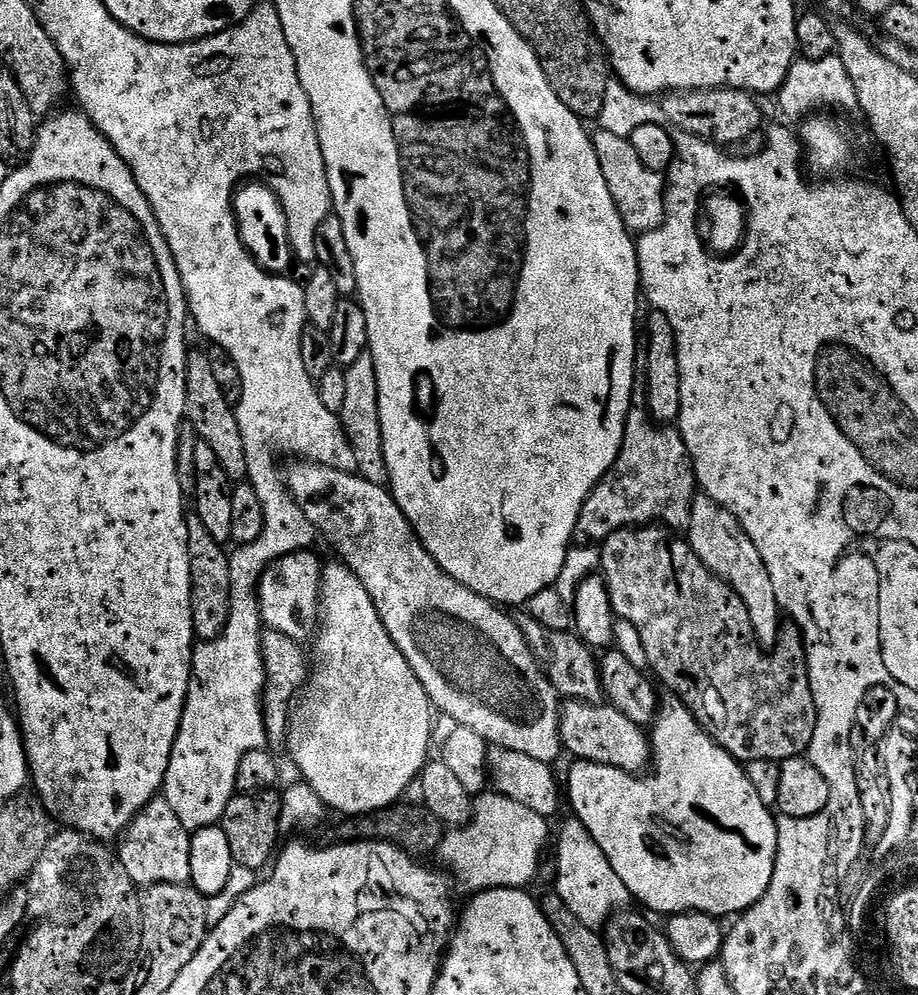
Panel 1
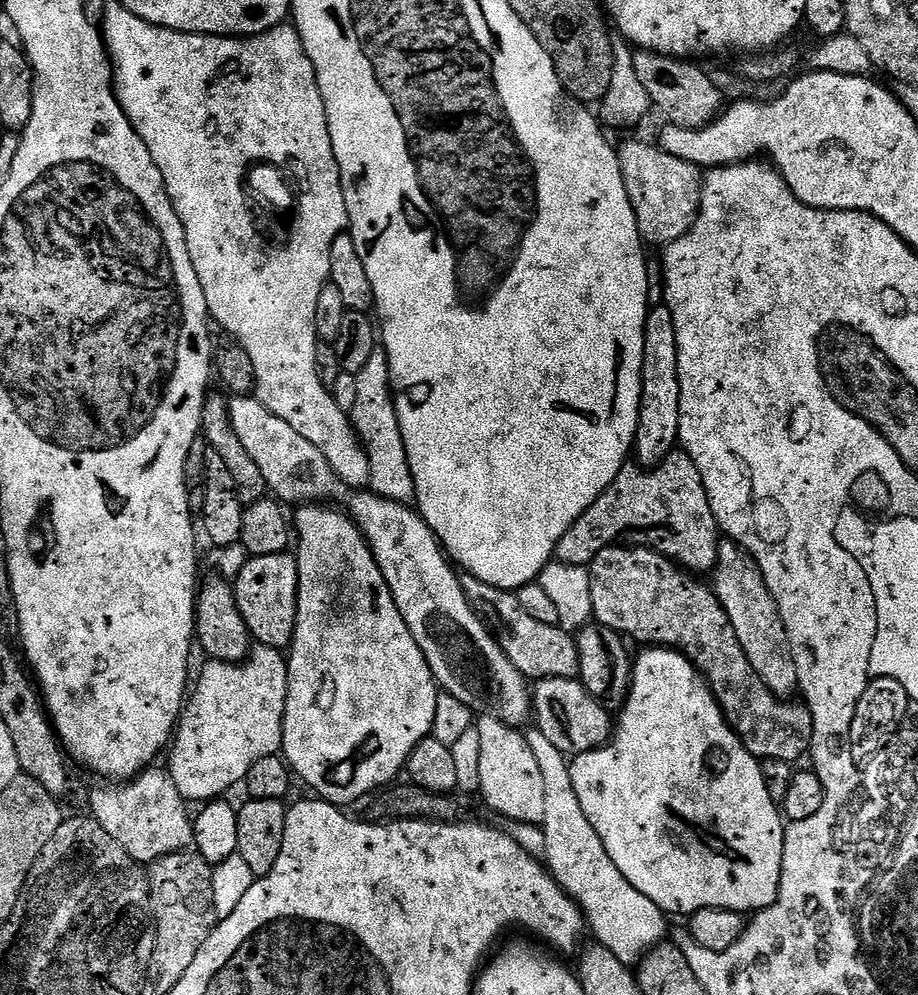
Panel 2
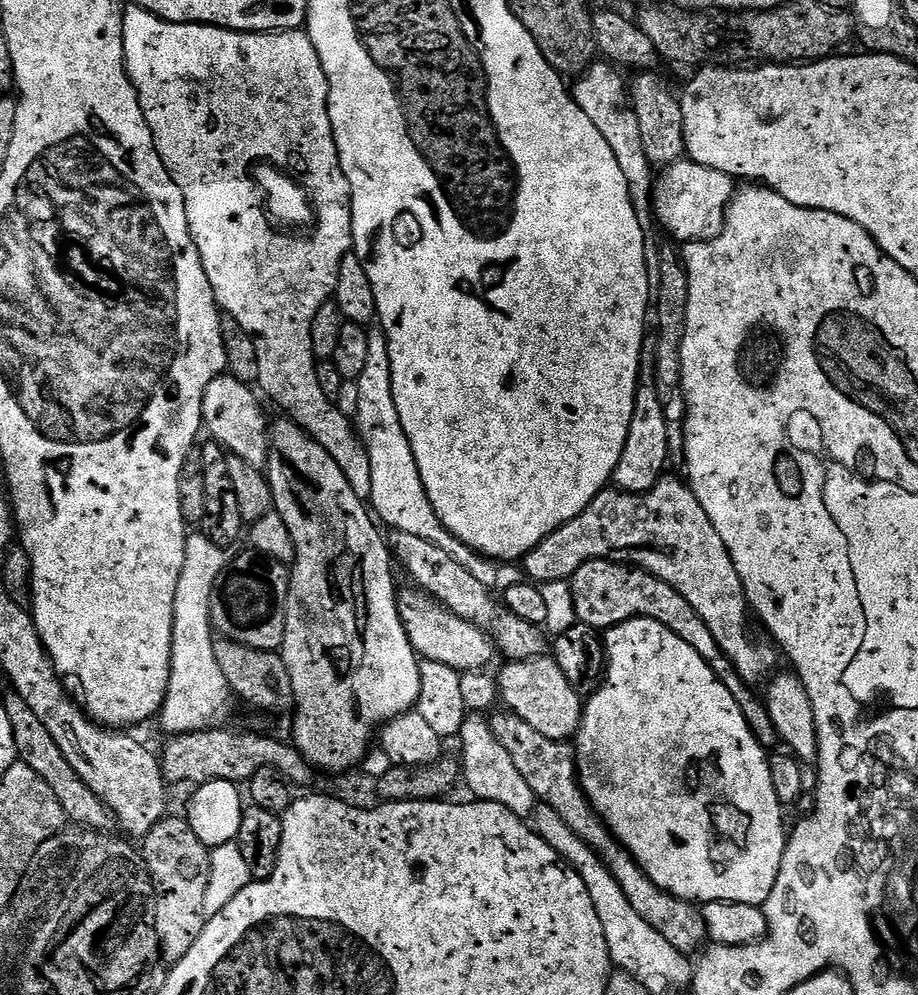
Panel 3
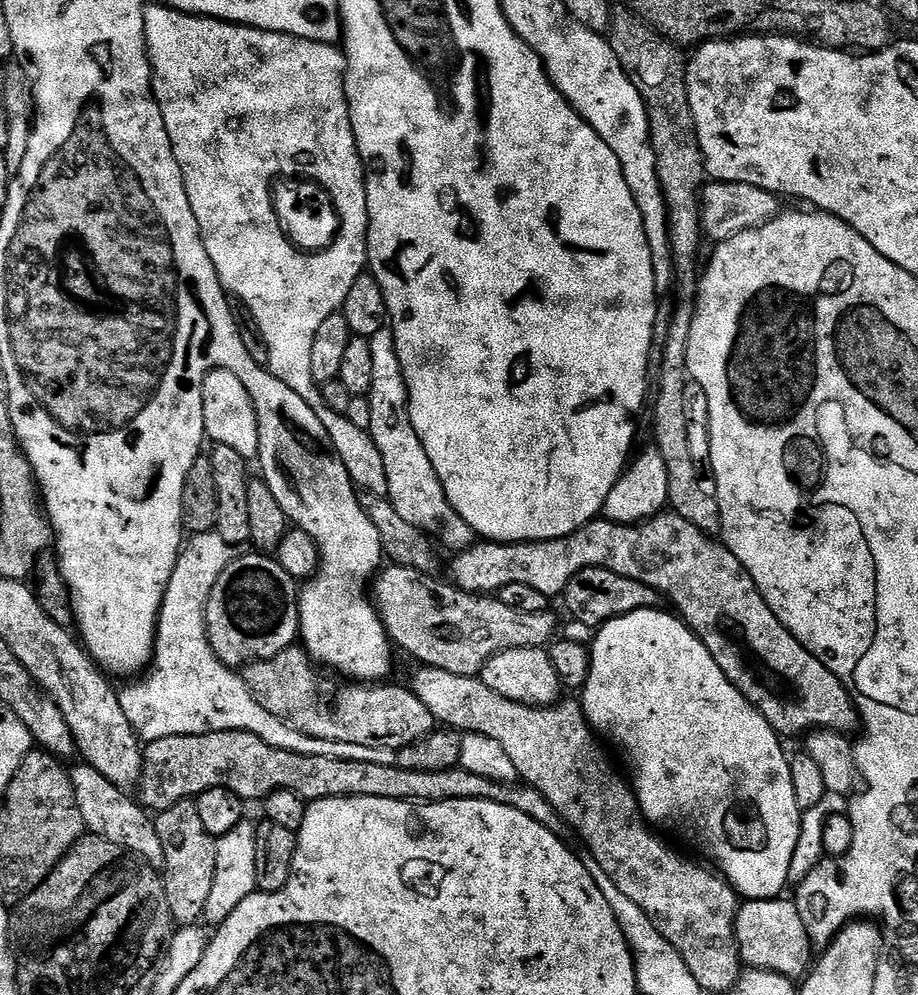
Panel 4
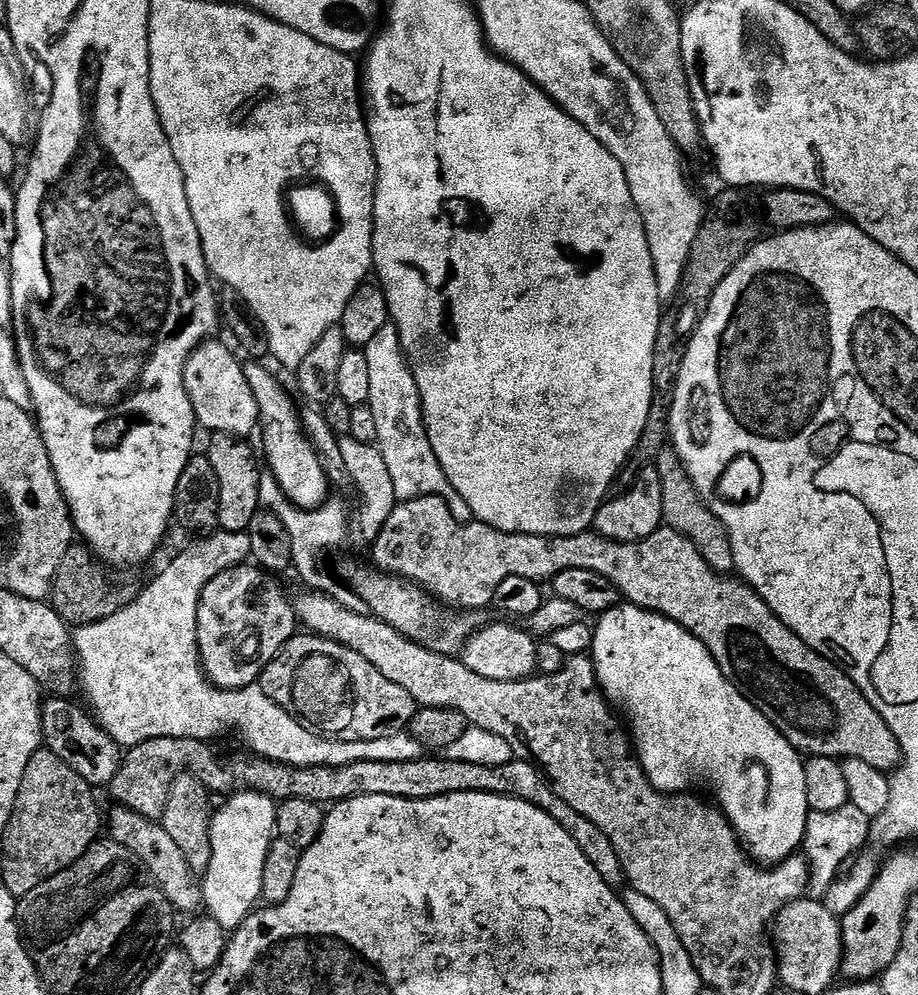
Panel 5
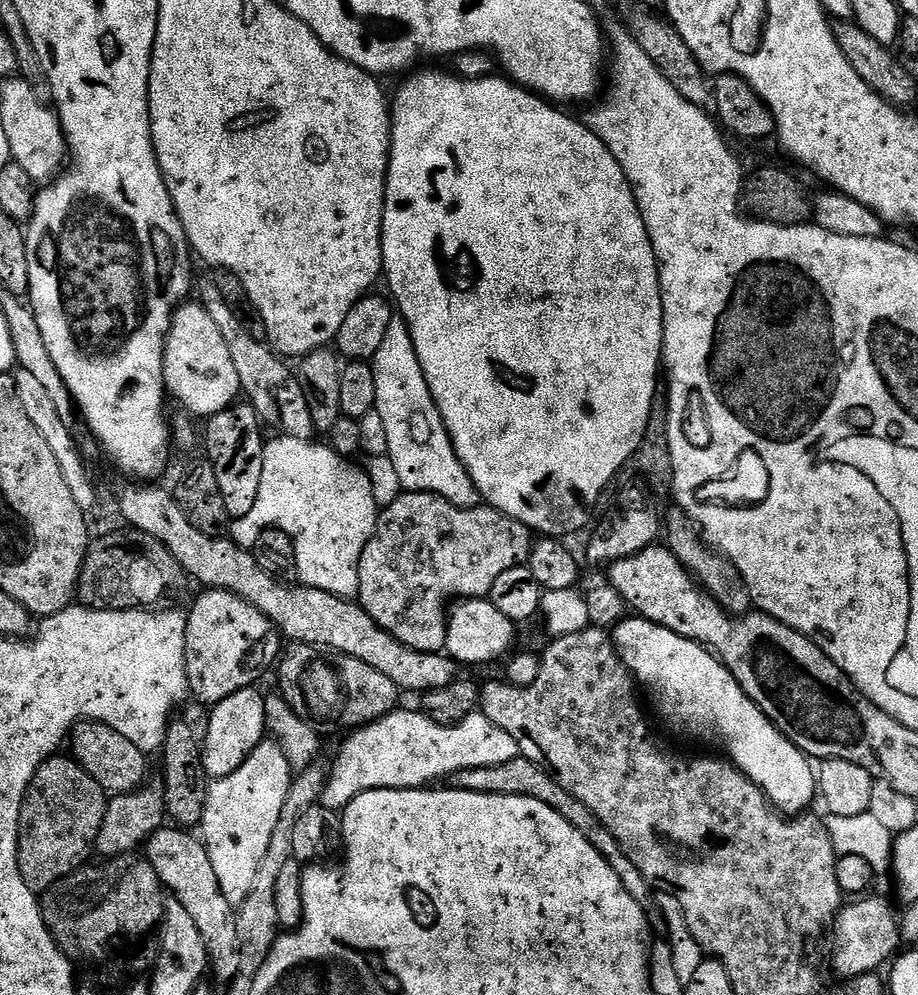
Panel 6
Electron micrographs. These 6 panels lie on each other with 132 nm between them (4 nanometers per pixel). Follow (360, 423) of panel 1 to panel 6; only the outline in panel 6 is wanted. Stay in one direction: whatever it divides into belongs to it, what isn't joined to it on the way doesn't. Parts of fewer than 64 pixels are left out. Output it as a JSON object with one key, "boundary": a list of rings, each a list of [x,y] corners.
{"boundary":[[[394,318],[390,322],[390,330],[386,330],[386,338],[382,338],[382,346],[378,346],[378,354],[372,357],[370,361],[374,370],[374,386],[376,387],[376,406],[375,412],[382,414],[382,422],[386,426],[386,442],[388,443],[388,457],[394,462],[394,470],[398,470],[398,478],[400,479],[400,487],[405,492],[433,492],[442,498],[446,498],[446,502],[450,502],[454,508],[475,508],[481,503],[480,491],[474,486],[474,482],[470,478],[470,474],[466,470],[466,466],[462,466],[462,462],[458,458],[458,454],[452,445],[450,434],[446,430],[446,426],[442,422],[442,414],[436,409],[434,398],[430,394],[430,390],[426,386],[426,378],[422,374],[422,366],[418,362],[418,354],[414,350],[414,342],[412,335],[408,333],[408,326],[403,319]]]}

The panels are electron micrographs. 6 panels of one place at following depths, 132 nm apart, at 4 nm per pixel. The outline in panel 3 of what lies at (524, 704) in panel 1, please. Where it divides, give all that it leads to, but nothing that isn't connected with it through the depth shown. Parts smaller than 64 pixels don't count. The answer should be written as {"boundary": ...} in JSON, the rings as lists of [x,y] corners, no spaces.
{"boundary":[[[230,374],[219,376],[204,395],[203,427],[211,439],[231,455],[242,458],[250,466],[263,469],[268,462],[270,451],[270,420],[264,417],[253,389],[238,382]]]}

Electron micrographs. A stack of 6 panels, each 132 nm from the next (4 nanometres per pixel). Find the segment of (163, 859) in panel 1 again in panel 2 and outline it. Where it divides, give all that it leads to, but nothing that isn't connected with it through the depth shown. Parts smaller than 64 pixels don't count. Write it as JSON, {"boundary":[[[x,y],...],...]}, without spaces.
{"boundary":[[[156,767],[145,768],[140,775],[133,776],[127,782],[101,783],[101,788],[96,788],[92,792],[92,809],[90,809],[92,819],[99,822],[102,830],[106,830],[106,834],[110,834],[110,838],[114,838],[118,846],[122,846],[122,850],[130,854],[130,858],[145,866],[155,864],[164,856],[191,849],[194,844],[194,820],[190,812],[188,816],[189,805],[184,796],[178,794],[178,786],[174,786],[172,775],[163,767]]]}

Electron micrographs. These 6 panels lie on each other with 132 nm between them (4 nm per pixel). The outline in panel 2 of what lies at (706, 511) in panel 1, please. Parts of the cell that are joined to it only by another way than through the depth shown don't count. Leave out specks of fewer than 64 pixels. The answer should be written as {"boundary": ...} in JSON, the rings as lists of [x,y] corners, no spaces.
{"boundary":[[[723,539],[712,578],[714,578],[713,592],[730,618],[731,626],[743,653],[746,654],[747,661],[775,696],[779,696],[780,699],[791,697],[799,689],[794,654],[777,603],[766,586],[766,580],[762,577],[761,568],[756,560],[745,554],[732,540]]]}

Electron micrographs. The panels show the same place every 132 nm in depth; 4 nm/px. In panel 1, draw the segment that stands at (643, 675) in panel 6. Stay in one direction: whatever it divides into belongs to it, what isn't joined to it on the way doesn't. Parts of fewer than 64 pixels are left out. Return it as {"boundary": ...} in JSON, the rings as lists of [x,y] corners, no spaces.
{"boundary":[[[677,696],[663,697],[650,739],[656,768],[653,776],[624,772],[589,760],[573,763],[568,772],[566,800],[576,811],[575,819],[580,820],[602,848],[618,878],[626,884],[631,899],[641,900],[649,913],[708,912],[725,918],[747,912],[766,894],[770,878],[774,878],[778,826],[773,809],[758,798],[745,765],[705,734],[692,711]]]}

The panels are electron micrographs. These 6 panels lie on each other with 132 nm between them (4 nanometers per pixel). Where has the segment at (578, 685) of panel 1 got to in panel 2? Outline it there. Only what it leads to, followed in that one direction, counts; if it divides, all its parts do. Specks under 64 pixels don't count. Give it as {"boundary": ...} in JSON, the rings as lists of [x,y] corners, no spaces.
{"boundary":[[[467,574],[460,576],[460,585],[476,615],[491,628],[506,658],[514,662],[514,666],[525,678],[535,682],[546,678],[574,680],[579,677],[578,646],[573,633],[555,624],[530,618],[530,614],[518,606],[518,598],[509,589],[490,586]]]}

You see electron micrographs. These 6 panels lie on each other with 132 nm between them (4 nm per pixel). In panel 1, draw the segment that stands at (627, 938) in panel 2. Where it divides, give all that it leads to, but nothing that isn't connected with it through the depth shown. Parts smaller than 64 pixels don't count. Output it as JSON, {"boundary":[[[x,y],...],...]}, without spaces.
{"boundary":[[[569,818],[565,822],[558,836],[556,854],[555,895],[562,898],[562,902],[586,926],[601,929],[612,913],[625,909],[631,903],[626,884],[622,882],[622,878],[618,878],[606,854],[602,853],[602,848],[594,842],[593,836],[582,826],[580,820]]]}

